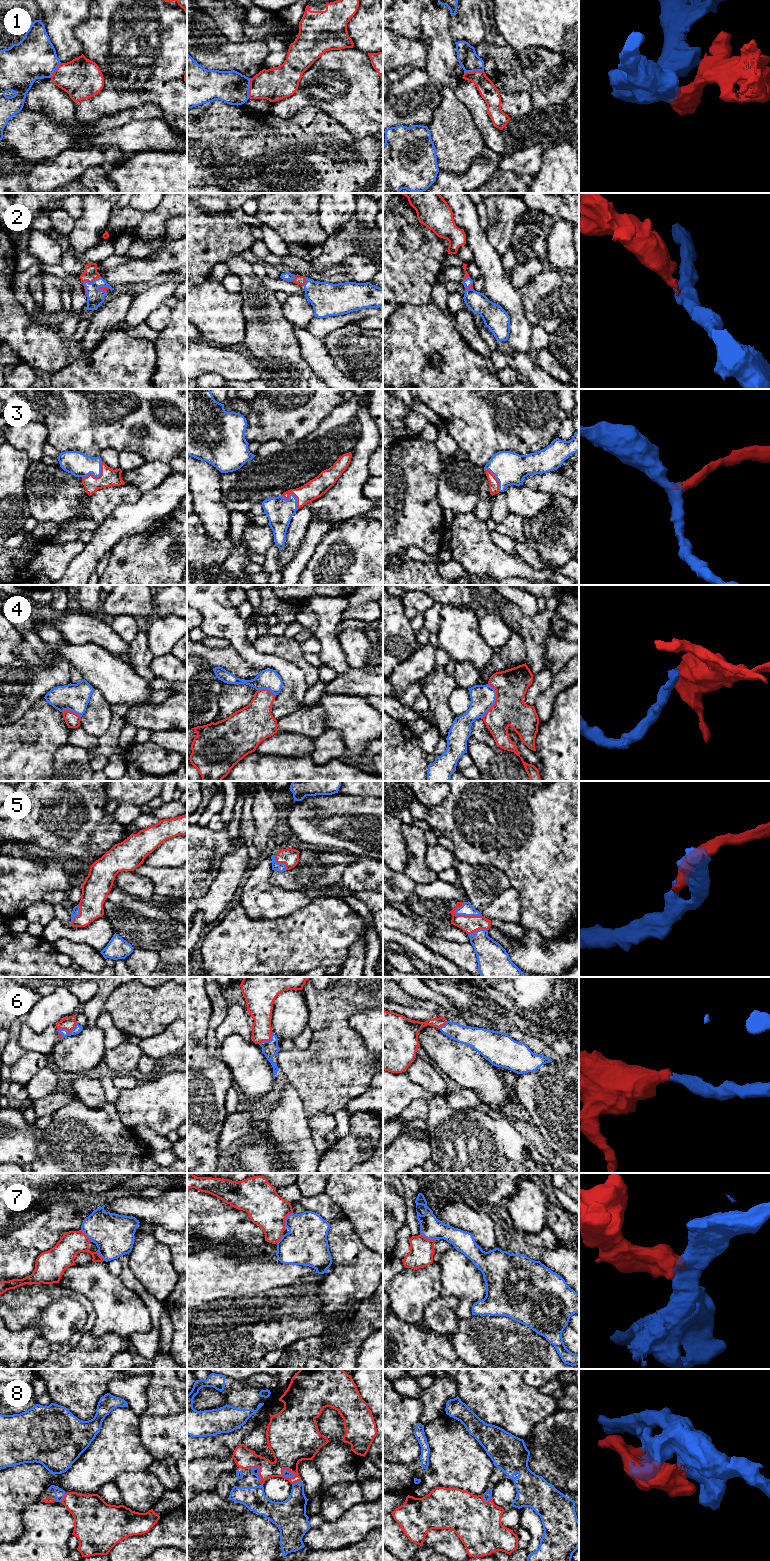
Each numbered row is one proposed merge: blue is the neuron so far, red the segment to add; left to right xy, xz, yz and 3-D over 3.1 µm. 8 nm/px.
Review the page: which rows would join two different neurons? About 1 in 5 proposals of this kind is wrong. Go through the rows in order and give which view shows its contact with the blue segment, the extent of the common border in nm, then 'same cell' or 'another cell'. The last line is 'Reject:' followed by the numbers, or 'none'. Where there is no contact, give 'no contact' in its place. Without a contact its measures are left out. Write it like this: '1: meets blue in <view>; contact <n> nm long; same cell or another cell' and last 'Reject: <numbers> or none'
1: meets blue in xz; contact 160 nm long; another cell
2: meets blue in xy; contact 160 nm long; same cell
3: meets blue in xy; contact 220 nm long; same cell
4: meets blue in yz; contact 280 nm long; another cell
5: meets blue in yz; contact 220 nm long; same cell
6: meets blue in xy; contact 170 nm long; same cell
7: meets blue in xz; contact 140 nm long; another cell
8: meets blue in xz; contact 120 nm long; same cell
Reject: 1, 4, 7

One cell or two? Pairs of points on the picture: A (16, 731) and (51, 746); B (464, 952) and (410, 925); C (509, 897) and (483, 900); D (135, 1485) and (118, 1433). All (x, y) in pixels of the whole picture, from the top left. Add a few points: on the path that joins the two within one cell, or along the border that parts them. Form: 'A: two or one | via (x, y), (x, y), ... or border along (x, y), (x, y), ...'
A: one | via (25, 730), (35, 730), (42, 737)
B: one | via (451, 950), (436, 945), (423, 935)
C: two | border along (496, 895), (481, 912)
D: two | border along (147, 1469), (123, 1471), (113, 1481)

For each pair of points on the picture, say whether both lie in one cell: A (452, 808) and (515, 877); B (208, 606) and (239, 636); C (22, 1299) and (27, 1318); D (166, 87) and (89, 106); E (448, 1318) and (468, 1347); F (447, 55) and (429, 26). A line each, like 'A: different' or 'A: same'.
A: same
B: same
C: same
D: same
E: different
F: same

